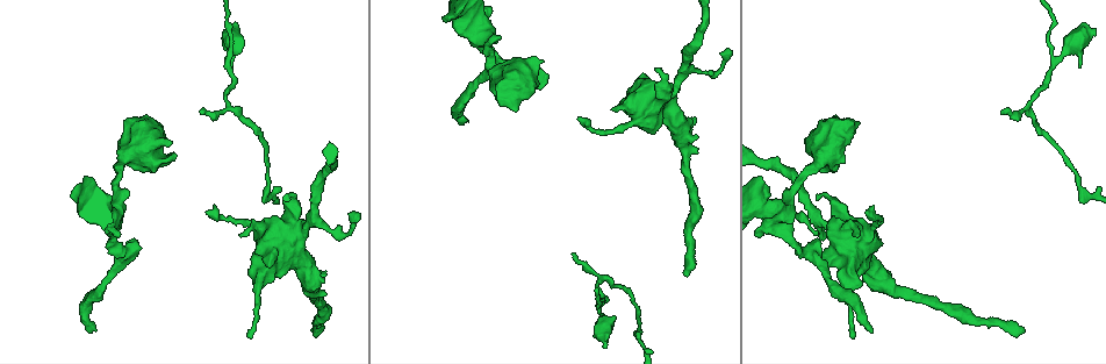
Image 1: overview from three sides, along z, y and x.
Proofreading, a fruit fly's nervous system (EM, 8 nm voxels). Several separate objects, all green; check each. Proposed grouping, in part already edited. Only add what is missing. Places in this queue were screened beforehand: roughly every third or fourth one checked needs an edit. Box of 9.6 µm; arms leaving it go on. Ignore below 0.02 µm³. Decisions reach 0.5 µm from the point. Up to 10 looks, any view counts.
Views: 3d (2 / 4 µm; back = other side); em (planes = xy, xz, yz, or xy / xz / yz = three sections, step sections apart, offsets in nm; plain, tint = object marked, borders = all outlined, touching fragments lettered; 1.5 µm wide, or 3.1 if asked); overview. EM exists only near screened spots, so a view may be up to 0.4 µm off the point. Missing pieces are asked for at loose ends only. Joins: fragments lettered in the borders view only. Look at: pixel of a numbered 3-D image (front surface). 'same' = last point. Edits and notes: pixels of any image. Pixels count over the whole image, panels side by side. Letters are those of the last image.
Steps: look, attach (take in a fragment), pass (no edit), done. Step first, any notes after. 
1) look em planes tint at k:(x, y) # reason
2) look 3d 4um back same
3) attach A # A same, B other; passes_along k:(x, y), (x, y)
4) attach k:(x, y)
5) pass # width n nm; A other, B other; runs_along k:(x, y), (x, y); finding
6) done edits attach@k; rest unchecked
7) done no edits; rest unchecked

look 3d 2um at 1:(763, 186)

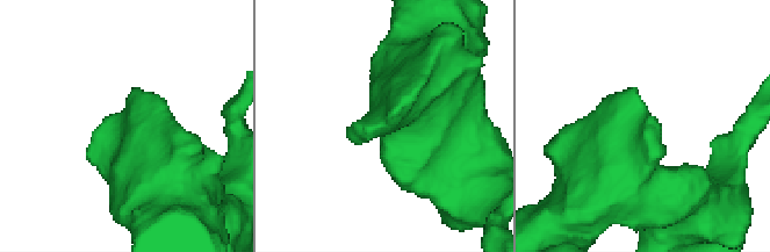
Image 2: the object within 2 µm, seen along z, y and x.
look em xz step 4 borders at 2:(651, 124) # need the tissue

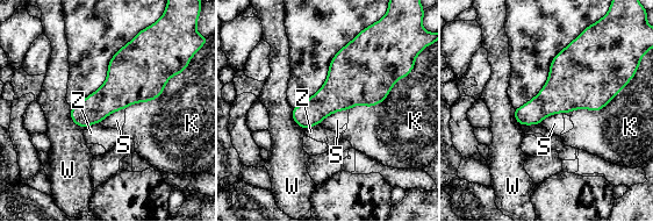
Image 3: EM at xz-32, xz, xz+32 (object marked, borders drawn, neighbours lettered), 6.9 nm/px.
look em planes borders same

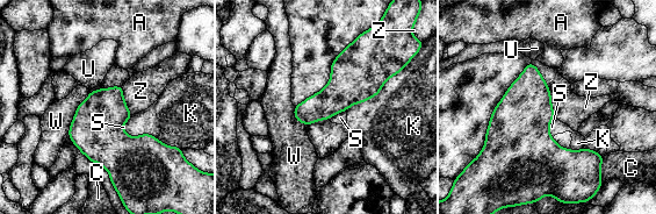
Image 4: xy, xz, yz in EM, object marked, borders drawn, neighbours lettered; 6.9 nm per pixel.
pass # A other, C other, K other, S other, U other, W other, Z other; border 4:(121, 86), (124, 104), (132, 114); no lettered fragment goes on from it

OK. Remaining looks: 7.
look em planes borders at 1:(91, 332) # an open end

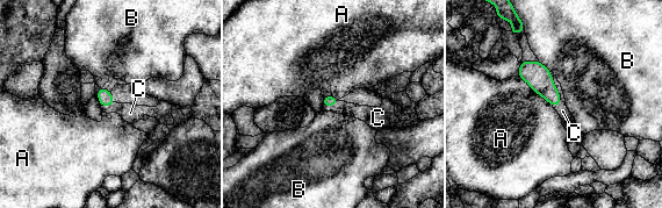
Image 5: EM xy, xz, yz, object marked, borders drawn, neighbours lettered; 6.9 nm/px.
attach C # A other, B other, C same; it goes on there

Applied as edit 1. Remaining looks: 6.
look 3d 2um at 1:(1001, 114) # tapers out

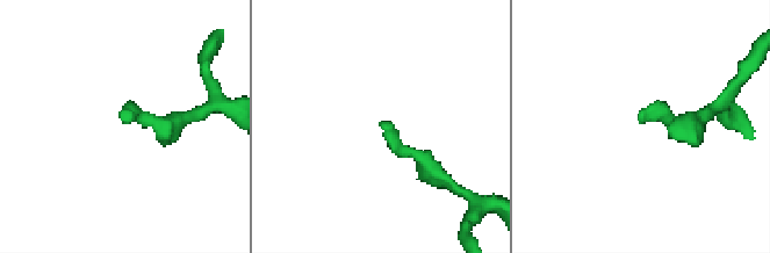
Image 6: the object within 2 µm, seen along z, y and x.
look em planes plain at 6:(381, 123)

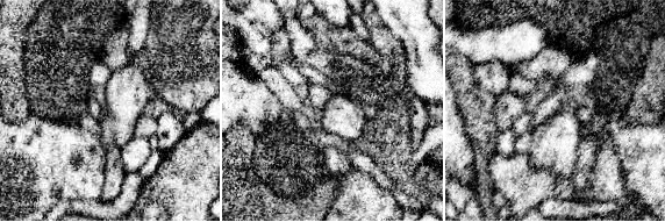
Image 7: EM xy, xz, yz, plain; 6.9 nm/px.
look em planes borders same # see the neighbours

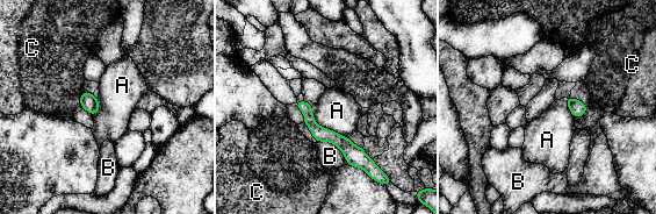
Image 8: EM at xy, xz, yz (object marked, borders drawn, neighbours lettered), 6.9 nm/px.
pass # longest_contact A 340 nm; A other, B other, C other; none of them fits

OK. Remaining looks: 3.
look em planes borders at 1:(606, 348) # an open end

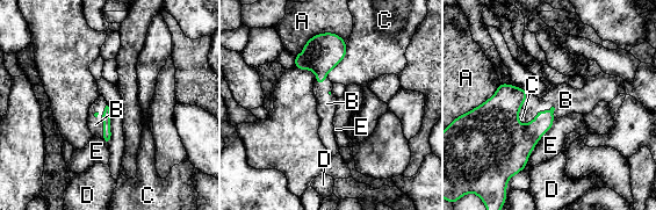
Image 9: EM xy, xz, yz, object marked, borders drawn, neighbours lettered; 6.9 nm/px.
attach B # longest_contact A 360 nm; A other, B same, C other, D other, E other; passes_along 9:(503, 108), (539, 110), (566, 100); the neuron continues

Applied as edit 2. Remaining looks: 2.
done edits attach@5, attach@9; rest unchecked

